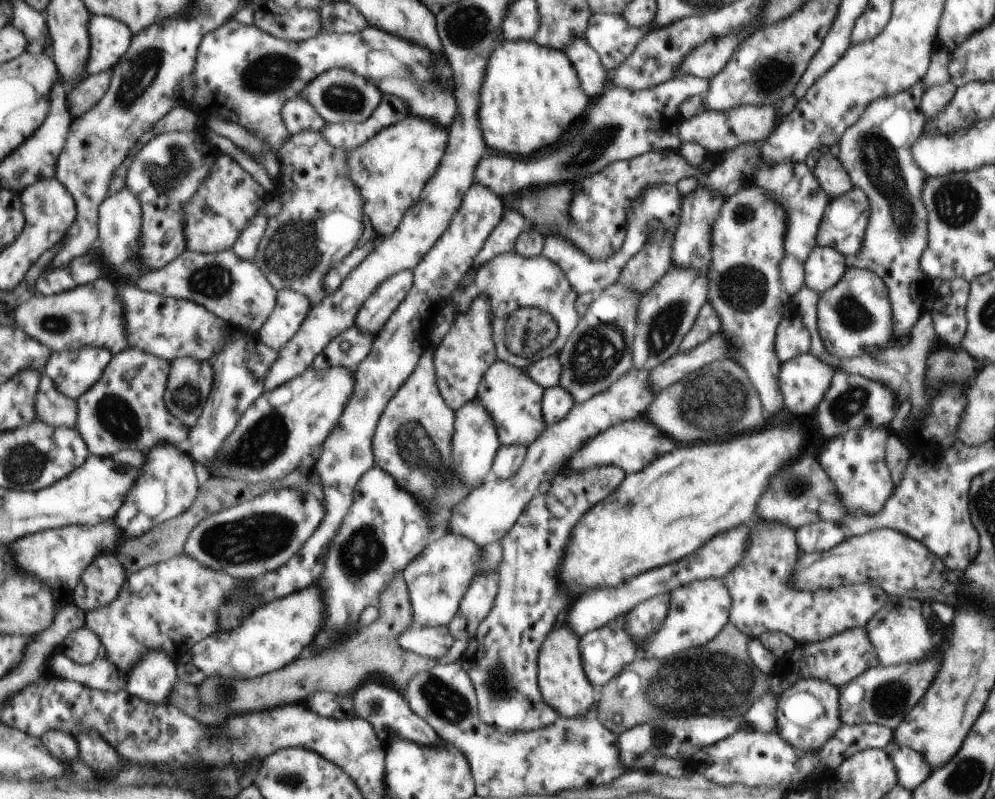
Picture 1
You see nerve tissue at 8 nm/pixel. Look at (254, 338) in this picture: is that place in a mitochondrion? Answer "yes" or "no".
no

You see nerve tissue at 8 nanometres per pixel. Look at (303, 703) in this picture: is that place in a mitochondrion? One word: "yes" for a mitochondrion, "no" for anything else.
no

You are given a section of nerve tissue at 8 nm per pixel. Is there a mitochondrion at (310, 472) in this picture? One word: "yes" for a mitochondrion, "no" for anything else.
no

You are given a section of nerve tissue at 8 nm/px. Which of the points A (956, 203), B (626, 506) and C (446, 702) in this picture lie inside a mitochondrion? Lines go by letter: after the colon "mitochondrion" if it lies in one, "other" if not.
A: mitochondrion
B: mitochondrion
C: mitochondrion

